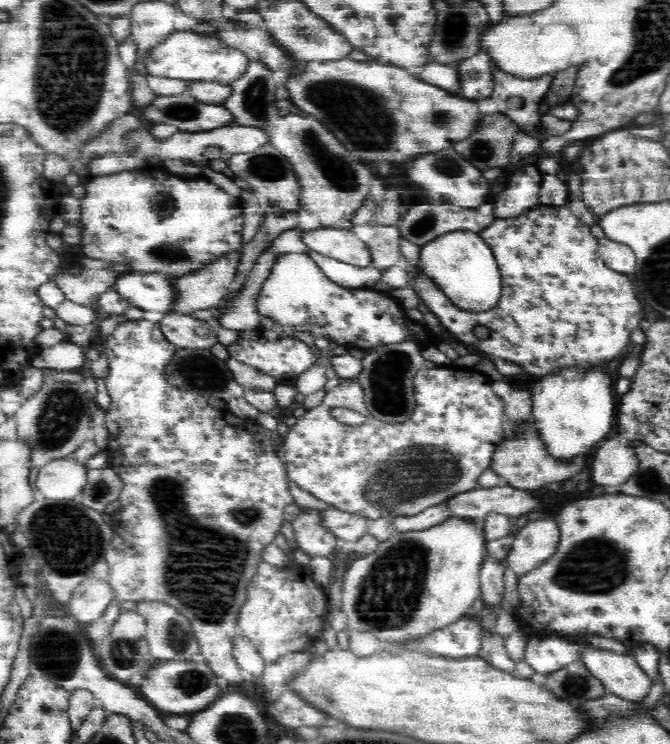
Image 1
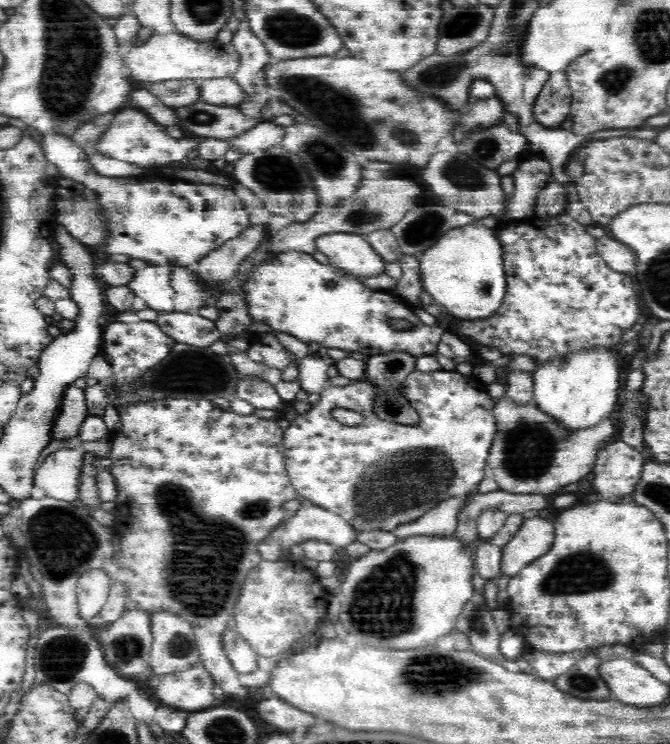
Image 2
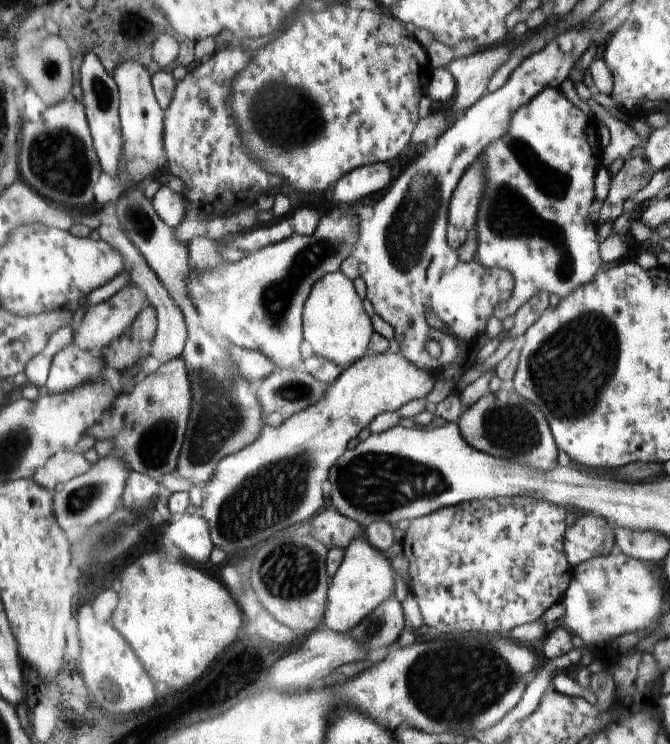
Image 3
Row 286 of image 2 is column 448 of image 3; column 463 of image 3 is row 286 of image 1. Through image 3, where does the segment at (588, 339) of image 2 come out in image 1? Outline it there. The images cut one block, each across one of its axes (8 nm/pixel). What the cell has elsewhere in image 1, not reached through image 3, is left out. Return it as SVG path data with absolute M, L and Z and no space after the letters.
M540 204L536 206L534 210L530 210L529 213L522 214L522 216L495 219L492 224L488 225L488 228L480 230L478 234L482 235L488 245L491 246L502 278L503 290L499 304L494 309L490 309L488 312L484 311L482 314L466 313L464 310L458 309L446 298L446 295L421 272L422 267L420 267L420 265L418 274L413 279L410 279L410 281L414 281L412 287L417 292L420 301L428 307L429 312L433 312L440 319L444 328L447 328L448 332L450 332L456 340L471 350L476 350L476 348L478 348L478 350L484 352L484 355L486 354L492 357L502 358L508 362L514 362L522 368L522 371L529 372L532 376L544 377L545 375L551 375L553 372L560 371L562 367L571 367L573 364L581 363L599 363L621 355L622 350L624 350L624 347L630 341L630 332L636 330L638 327L644 326L644 312L642 312L640 302L634 293L632 282L626 277L625 273L613 271L606 266L604 259L600 258L600 255L597 253L599 240L590 233L590 227L588 225L582 223L578 217L572 214L572 210L568 205L553 208L552 206Z

